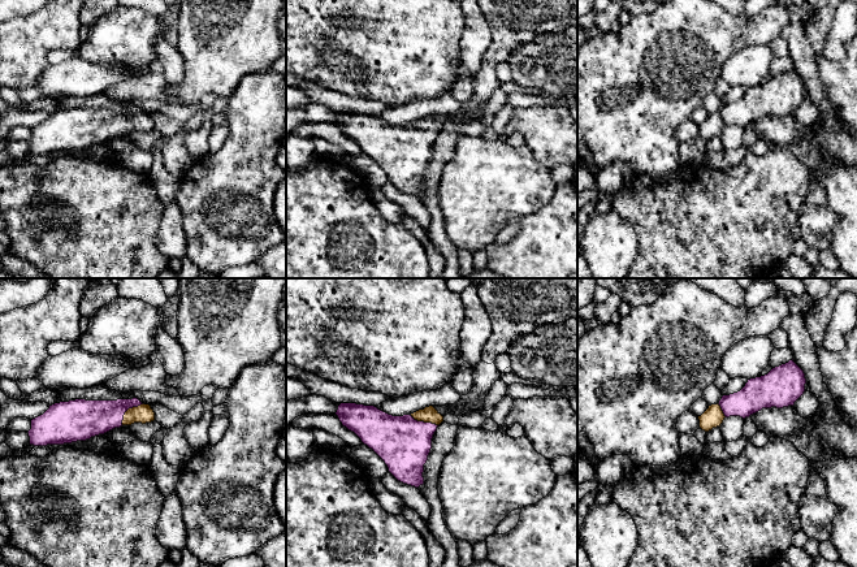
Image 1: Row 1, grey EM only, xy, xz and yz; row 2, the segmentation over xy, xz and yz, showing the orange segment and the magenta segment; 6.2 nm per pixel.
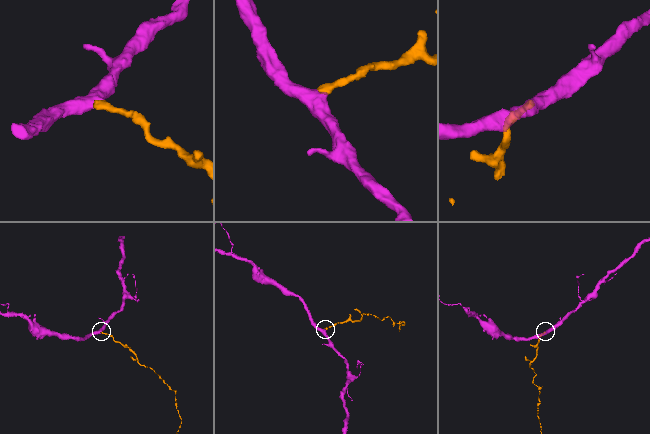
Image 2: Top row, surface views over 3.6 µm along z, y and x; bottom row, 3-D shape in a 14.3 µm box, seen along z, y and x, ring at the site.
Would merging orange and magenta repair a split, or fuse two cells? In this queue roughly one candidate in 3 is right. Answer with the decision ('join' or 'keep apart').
join

